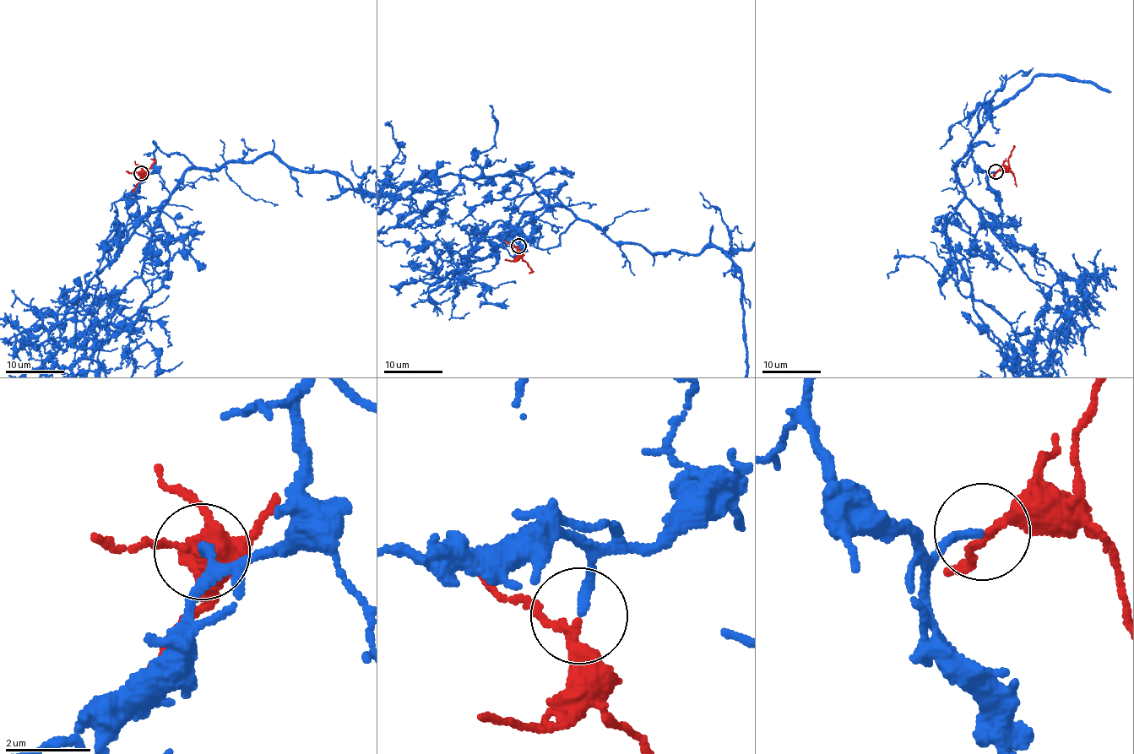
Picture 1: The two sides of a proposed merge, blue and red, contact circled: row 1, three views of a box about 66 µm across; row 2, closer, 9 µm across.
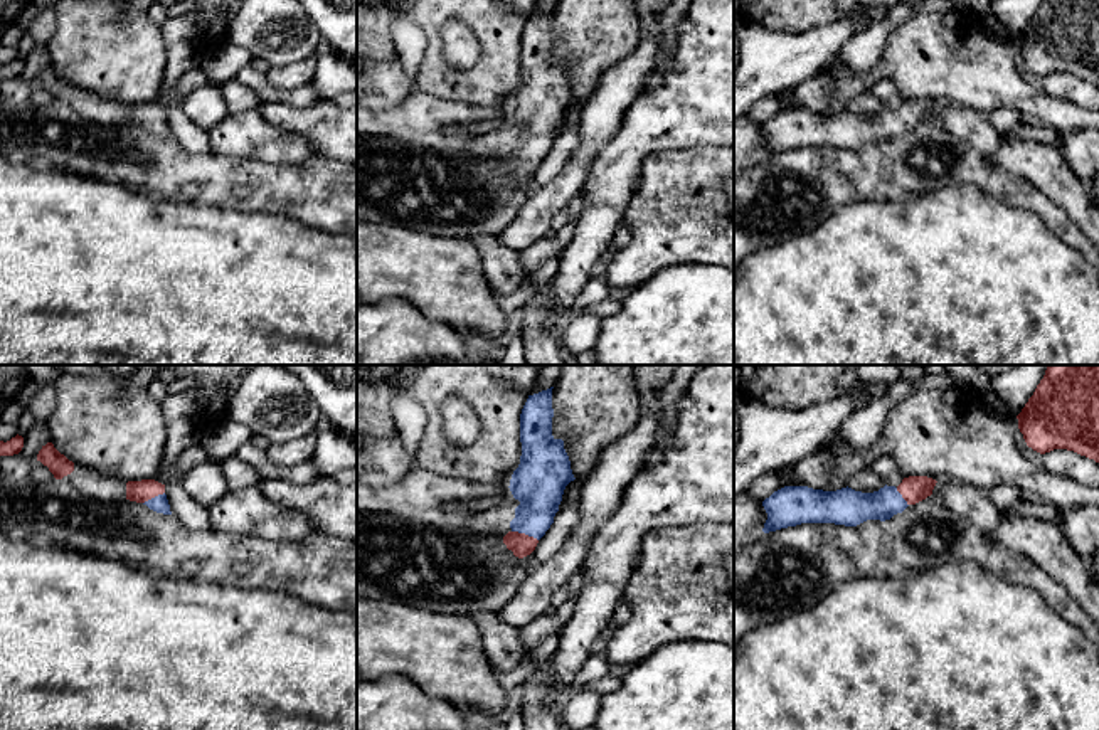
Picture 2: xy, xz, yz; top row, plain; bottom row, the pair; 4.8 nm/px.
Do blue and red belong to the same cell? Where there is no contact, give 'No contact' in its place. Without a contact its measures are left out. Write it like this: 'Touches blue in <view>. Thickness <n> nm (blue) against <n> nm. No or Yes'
Touches blue in xz. Thickness 240 nm (blue) against 110 nm. Yes

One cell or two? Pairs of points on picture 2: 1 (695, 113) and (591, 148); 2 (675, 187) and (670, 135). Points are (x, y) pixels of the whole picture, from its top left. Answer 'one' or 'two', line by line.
1: two
2: two

